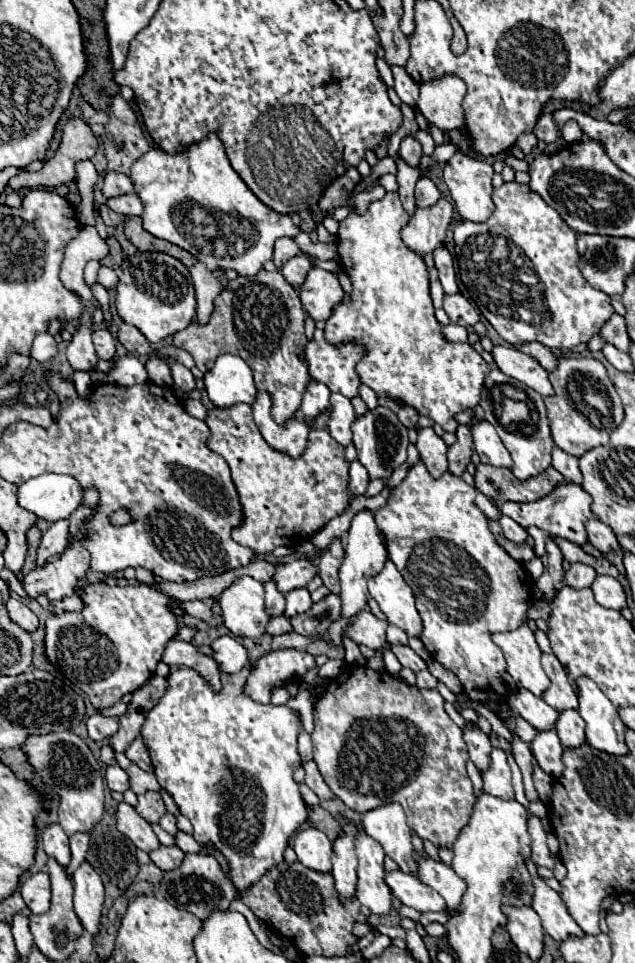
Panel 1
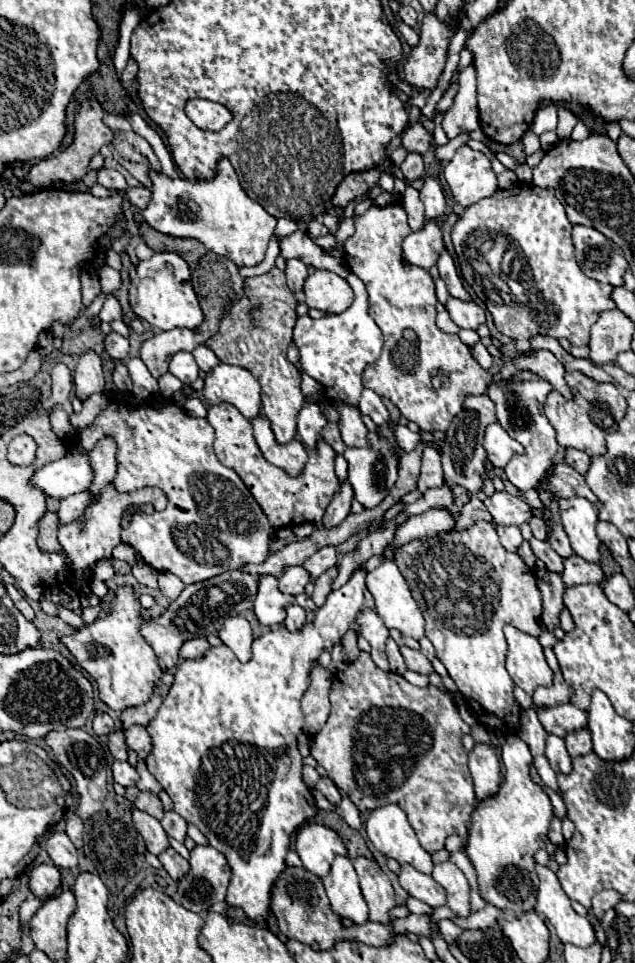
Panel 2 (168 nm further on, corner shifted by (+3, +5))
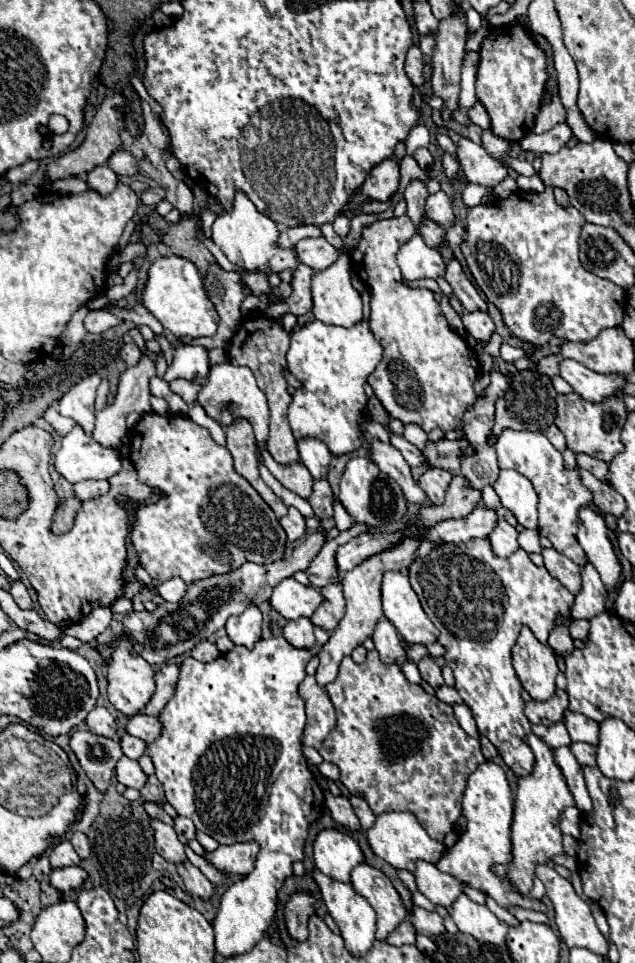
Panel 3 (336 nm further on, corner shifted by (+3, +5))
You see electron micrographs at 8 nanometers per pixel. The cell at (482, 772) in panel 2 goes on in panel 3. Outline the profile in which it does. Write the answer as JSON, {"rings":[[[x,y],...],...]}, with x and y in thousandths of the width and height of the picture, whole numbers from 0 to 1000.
{"rings":[[[761,791],[735,808],[735,820],[729,827],[729,847],[735,849],[735,860],[723,868],[717,879],[698,887],[698,891],[688,895],[688,901],[701,908],[710,908],[729,918],[761,924],[792,943],[811,939],[820,943],[858,947],[855,937],[839,937],[827,930],[814,930],[814,926],[802,926],[802,922],[795,922],[795,918],[789,918],[789,914],[783,914],[783,910],[776,910],[773,906],[776,897],[792,897],[795,893],[802,893],[802,858],[808,849],[808,825],[789,795],[783,795],[780,791]]]}

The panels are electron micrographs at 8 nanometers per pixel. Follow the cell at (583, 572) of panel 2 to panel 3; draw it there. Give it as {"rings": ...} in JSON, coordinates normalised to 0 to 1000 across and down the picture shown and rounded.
{"rings":[[[921,586],[915,590],[915,613],[906,617],[899,627],[899,644],[928,644],[953,633],[956,613],[934,590],[934,586]]]}

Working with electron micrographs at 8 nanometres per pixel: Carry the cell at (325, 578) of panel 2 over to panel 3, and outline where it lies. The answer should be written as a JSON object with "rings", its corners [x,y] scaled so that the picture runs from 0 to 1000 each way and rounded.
{"rings":[[[521,604],[518,609],[509,609],[502,615],[509,619],[509,625],[490,640],[490,646],[509,654],[524,654],[524,652],[531,652],[534,644],[543,638],[543,623],[540,623],[540,615],[537,615],[537,606]]]}

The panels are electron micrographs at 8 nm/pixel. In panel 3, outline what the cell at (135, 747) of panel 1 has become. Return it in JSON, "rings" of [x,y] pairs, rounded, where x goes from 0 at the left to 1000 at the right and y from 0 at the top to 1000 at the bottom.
{"rings":[[[213,741],[209,746],[203,746],[203,752],[200,752],[200,760],[206,764],[216,764],[222,766],[231,775],[238,771],[244,771],[254,762],[254,752],[247,746],[241,744],[225,744],[225,741]]]}

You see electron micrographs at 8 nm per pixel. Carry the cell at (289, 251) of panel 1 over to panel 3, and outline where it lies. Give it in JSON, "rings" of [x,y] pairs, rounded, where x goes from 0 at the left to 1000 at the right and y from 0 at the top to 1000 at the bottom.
{"rings":[[[509,245],[471,249],[465,253],[465,264],[468,264],[471,272],[483,274],[496,282],[518,278],[534,268],[534,260],[524,258]]]}

